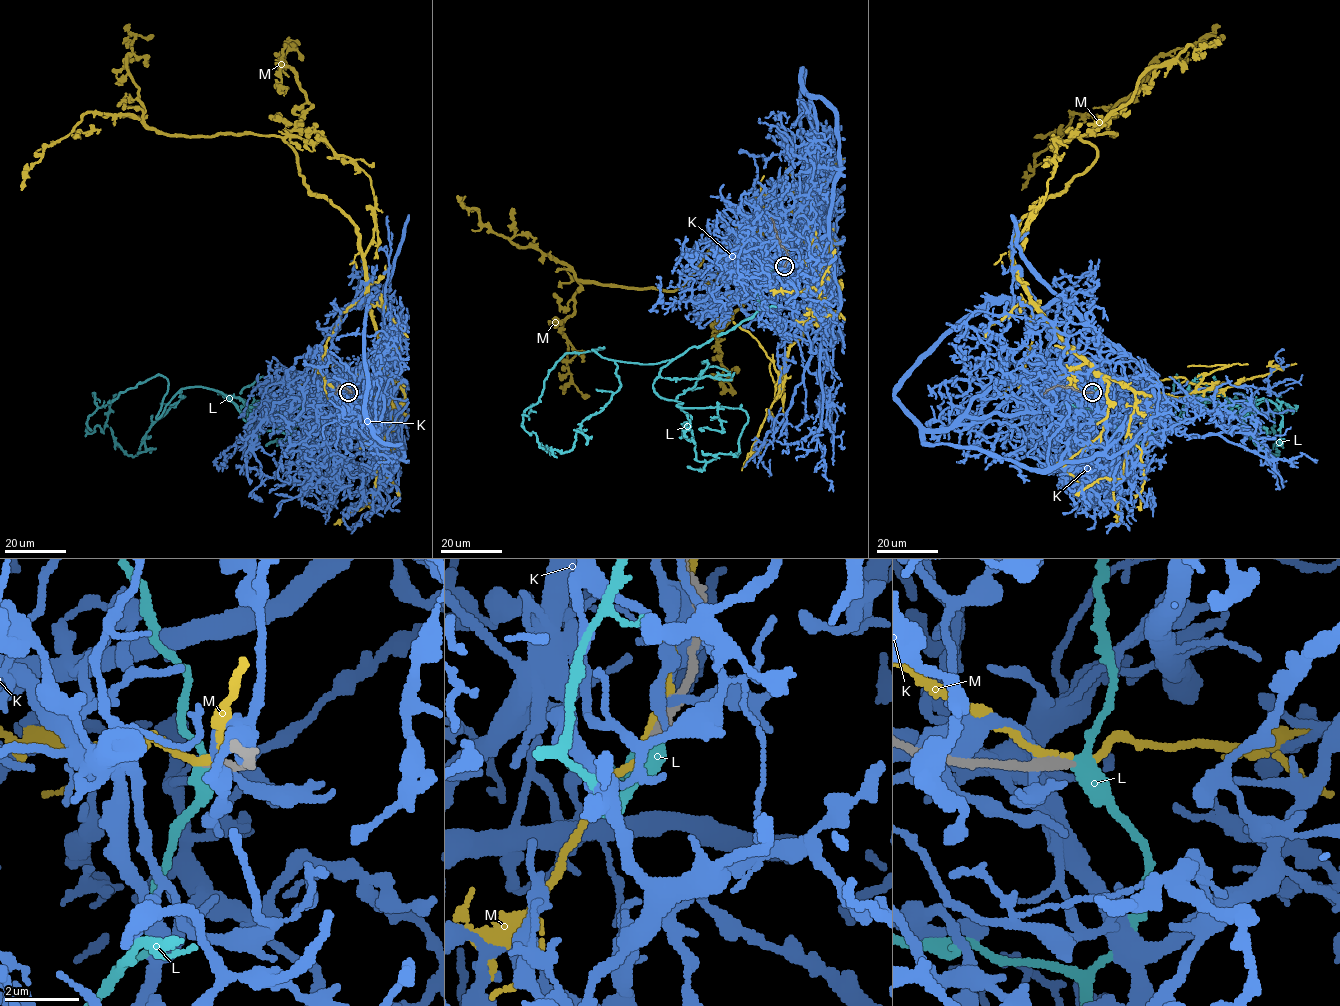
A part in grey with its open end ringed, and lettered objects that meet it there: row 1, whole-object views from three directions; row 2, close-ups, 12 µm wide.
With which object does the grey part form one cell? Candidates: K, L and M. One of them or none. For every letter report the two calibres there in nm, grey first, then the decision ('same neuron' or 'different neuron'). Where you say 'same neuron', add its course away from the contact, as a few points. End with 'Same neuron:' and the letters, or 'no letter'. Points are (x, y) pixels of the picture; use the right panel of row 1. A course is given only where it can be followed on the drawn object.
K: 280 nm thick on the grey side, 200 nm on the other; different neuron
L: 360 nm thick on the grey side, 360 nm on the other; same neuron
M: 380 nm thick on the grey side, 220 nm on the other; different neuron
Same neuron: L

